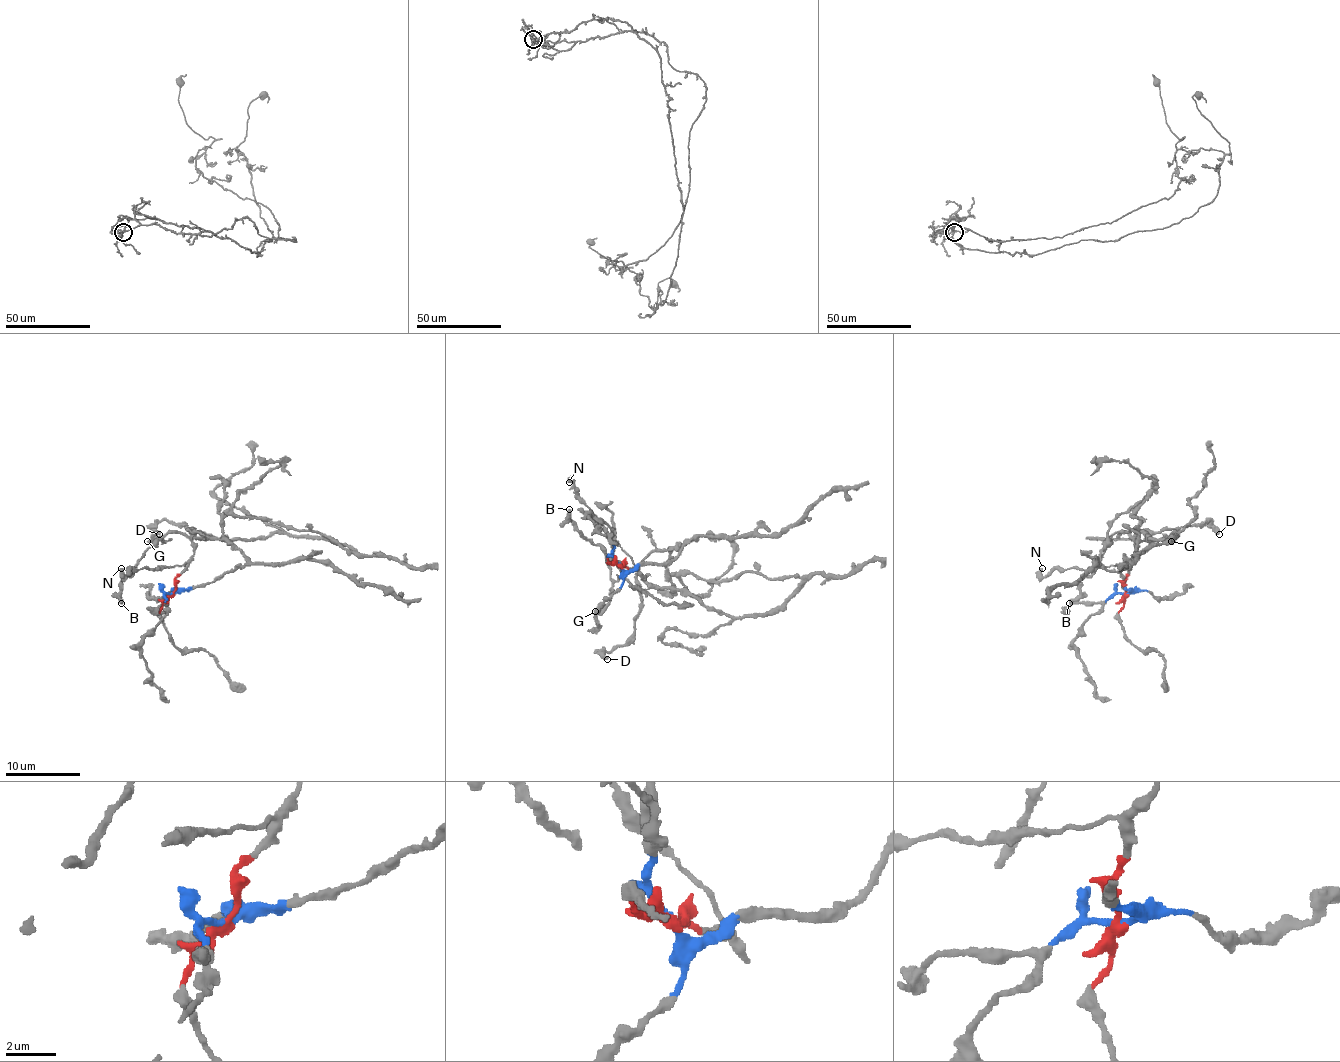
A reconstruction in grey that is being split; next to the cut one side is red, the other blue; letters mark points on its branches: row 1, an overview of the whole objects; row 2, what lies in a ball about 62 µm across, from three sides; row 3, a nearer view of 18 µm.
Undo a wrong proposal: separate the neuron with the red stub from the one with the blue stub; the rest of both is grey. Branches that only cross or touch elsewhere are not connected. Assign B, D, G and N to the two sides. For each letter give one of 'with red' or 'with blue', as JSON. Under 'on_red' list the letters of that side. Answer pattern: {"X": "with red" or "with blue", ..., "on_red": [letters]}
{"B": "with red", "D": "with blue", "G": "with red", "N": "with red", "on_red": ["B", "G", "N"]}

